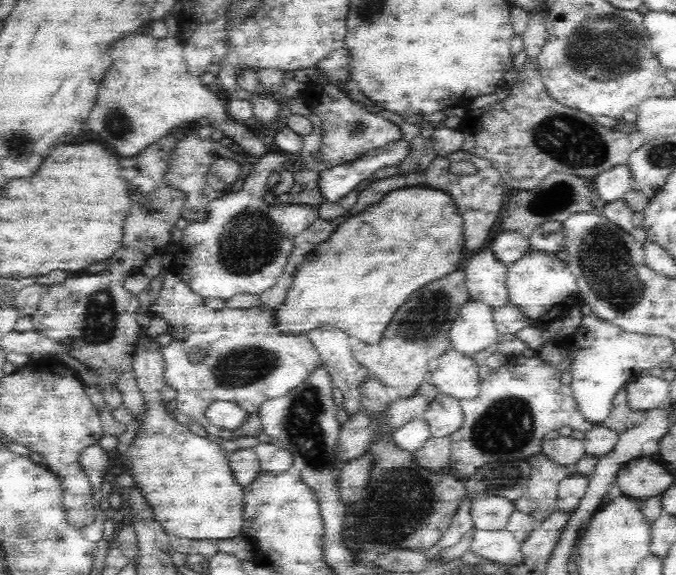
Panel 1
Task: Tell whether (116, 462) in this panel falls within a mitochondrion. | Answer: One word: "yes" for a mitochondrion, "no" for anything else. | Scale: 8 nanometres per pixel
no

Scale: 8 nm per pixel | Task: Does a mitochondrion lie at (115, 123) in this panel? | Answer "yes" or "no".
yes

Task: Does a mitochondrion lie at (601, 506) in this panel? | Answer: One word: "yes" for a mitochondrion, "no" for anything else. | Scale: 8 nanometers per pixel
no

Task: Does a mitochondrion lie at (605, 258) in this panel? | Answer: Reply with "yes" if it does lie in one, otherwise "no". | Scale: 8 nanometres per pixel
yes

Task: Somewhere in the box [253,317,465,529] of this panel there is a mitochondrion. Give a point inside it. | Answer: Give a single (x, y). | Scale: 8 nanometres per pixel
(302, 425)

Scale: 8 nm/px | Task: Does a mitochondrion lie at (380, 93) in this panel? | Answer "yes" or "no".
no

